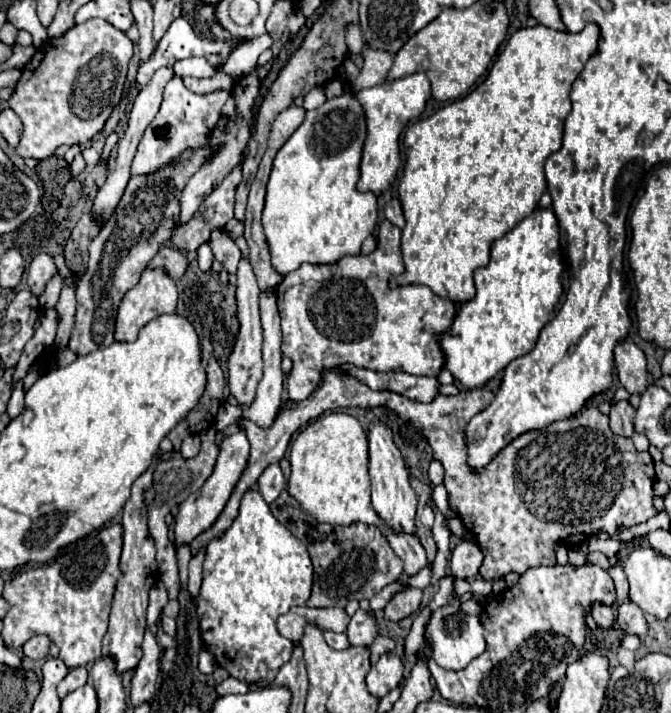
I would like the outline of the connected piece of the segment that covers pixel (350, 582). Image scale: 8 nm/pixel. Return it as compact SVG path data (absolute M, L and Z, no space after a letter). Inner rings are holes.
M287 490L269 506L273 516L289 528L299 540L305 542L307 552L313 560L315 576L313 576L313 592L307 606L341 606L349 600L363 600L371 598L381 592L387 584L397 582L403 574L403 560L395 556L385 536L379 532L377 526L367 524L351 524L351 526L331 526L319 524L313 516L309 516L301 504L287 494Z

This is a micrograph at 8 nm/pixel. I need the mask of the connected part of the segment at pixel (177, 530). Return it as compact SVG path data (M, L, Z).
M245 416L237 418L239 432L231 434L231 436L227 436L223 440L221 452L219 452L219 458L217 458L217 464L215 464L215 470L209 476L209 480L179 506L179 512L175 516L175 526L173 526L175 546L177 548L183 546L183 544L191 544L199 534L203 534L207 528L211 528L211 524L215 524L215 520L223 512L223 508L225 508L225 504L229 500L229 494L235 488L235 484L237 484L237 480L239 480L245 464L247 464L247 458L249 458L249 440L247 440L245 428L241 424L243 420L245 420Z

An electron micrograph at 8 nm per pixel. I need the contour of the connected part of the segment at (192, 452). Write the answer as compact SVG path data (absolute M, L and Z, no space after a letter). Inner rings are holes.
M189 436L183 440L181 444L181 456L183 458L195 458L199 454L199 448L201 448L201 440L199 436Z

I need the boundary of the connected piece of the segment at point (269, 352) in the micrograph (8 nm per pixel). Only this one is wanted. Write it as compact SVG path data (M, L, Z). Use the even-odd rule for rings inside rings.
M273 290L261 292L259 296L259 308L261 308L261 324L263 324L263 378L257 388L257 398L251 404L249 410L245 410L245 416L257 424L259 428L269 428L275 422L275 416L279 414L279 408L283 406L283 372L281 372L281 326L279 326L279 310L277 310L277 298Z

